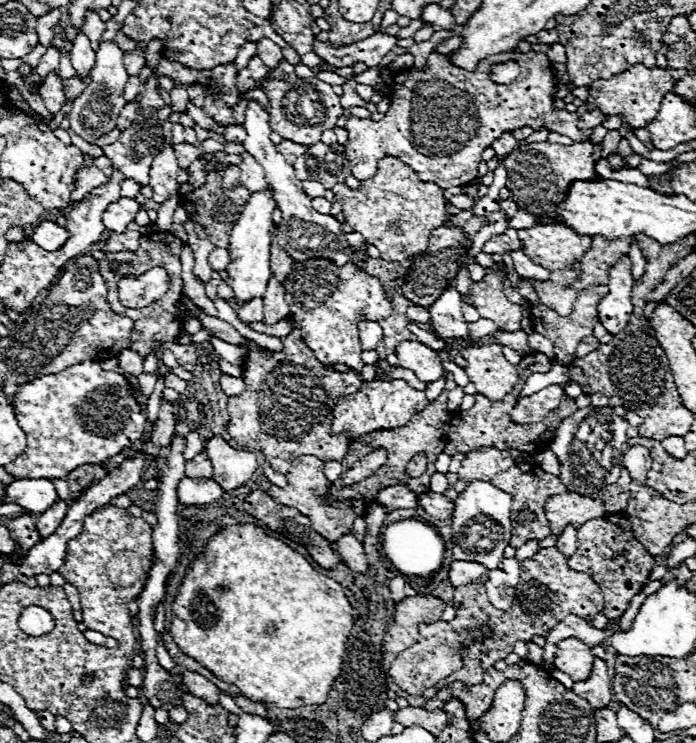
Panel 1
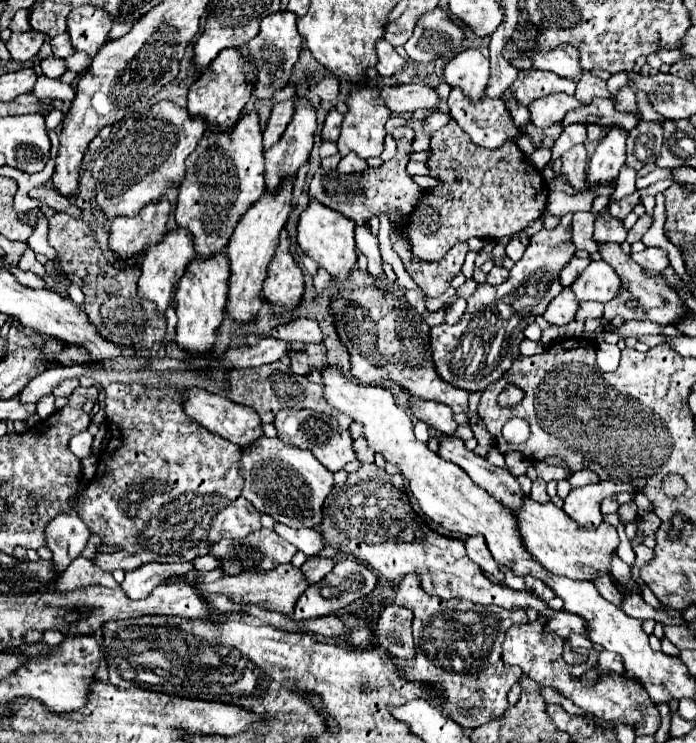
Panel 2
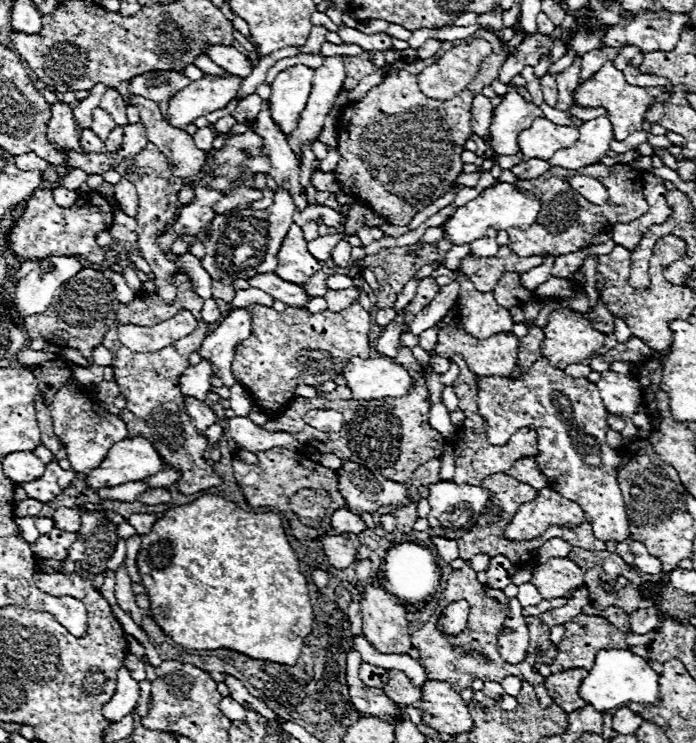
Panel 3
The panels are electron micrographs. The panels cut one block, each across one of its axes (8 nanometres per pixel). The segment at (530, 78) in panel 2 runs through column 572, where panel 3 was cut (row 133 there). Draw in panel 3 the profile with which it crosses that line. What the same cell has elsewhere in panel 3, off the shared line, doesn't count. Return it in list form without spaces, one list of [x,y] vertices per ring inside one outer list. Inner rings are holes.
[[[90,130],[80,132],[80,144],[84,152],[106,152],[106,144],[96,134],[90,134]]]

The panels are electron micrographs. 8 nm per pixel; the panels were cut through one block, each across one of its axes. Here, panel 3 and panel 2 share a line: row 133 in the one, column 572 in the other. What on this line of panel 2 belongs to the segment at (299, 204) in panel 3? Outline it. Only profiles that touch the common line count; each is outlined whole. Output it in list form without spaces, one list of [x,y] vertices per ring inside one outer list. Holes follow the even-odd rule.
[[[570,258],[570,262],[560,270],[558,280],[562,282],[562,286],[570,286],[574,282],[574,278],[578,278],[578,274],[590,264],[590,260],[580,260],[580,258]]]

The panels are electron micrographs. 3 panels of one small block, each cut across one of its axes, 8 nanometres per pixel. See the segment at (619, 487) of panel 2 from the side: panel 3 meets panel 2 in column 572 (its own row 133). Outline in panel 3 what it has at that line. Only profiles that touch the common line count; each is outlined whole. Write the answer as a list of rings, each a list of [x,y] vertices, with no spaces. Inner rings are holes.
[[[510,88],[504,100],[496,106],[490,122],[490,146],[494,158],[484,160],[482,172],[490,172],[502,154],[518,154],[518,134],[530,128],[532,120],[542,116],[542,110],[532,102],[526,102],[514,88]]]

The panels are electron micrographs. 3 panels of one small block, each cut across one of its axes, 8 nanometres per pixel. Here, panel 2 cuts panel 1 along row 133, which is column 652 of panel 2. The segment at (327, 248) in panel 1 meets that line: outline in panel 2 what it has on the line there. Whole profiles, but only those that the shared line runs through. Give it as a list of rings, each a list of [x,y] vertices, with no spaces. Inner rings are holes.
[[[644,248],[638,254],[632,254],[632,258],[644,268],[644,270],[652,270],[652,272],[662,272],[670,262],[668,262],[668,254],[662,248]]]

